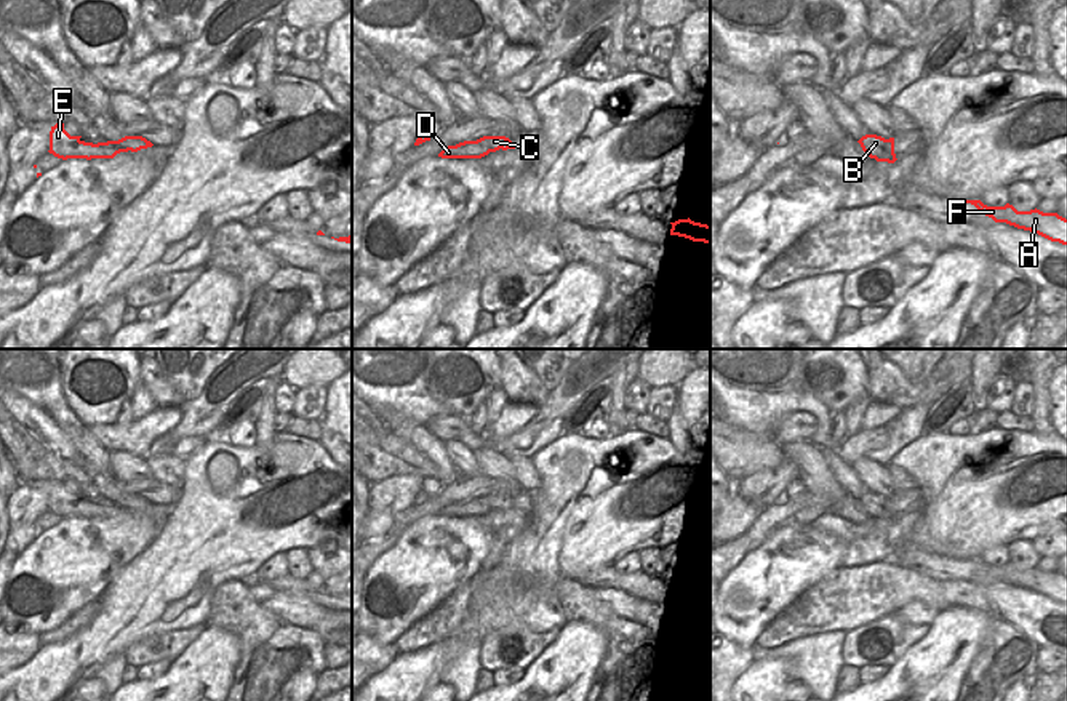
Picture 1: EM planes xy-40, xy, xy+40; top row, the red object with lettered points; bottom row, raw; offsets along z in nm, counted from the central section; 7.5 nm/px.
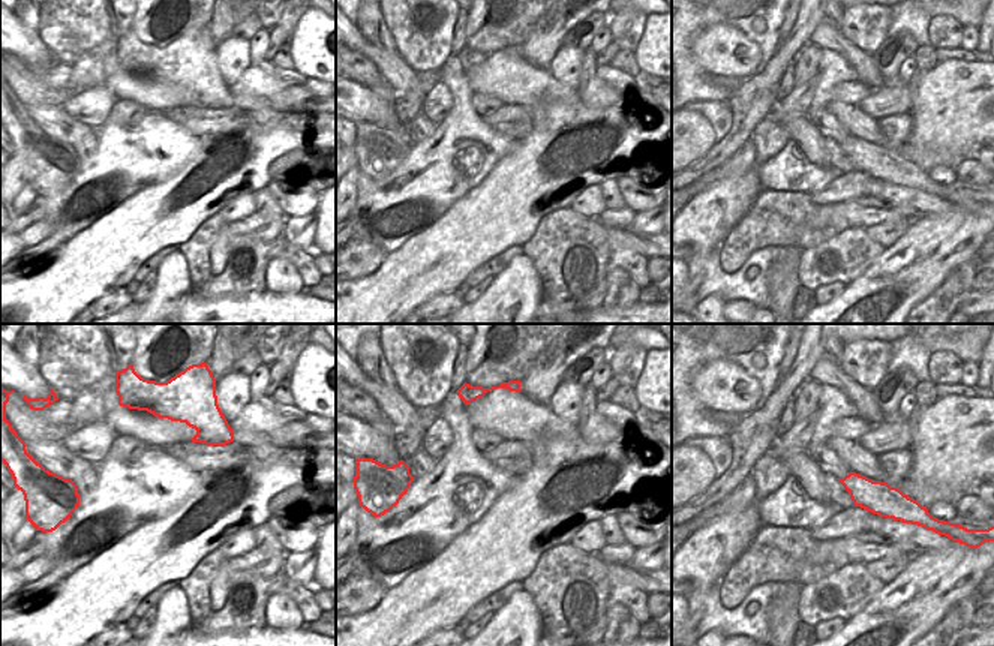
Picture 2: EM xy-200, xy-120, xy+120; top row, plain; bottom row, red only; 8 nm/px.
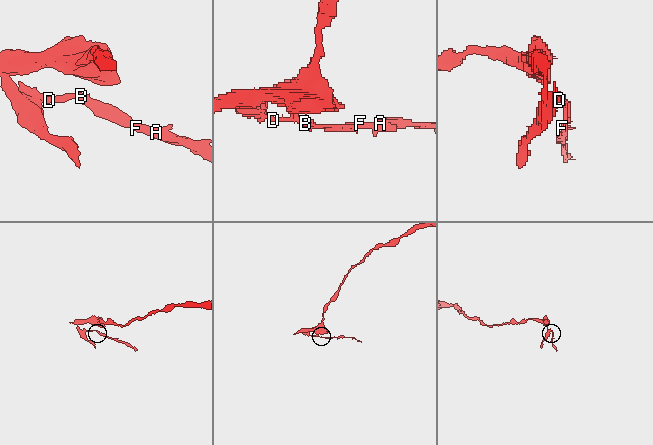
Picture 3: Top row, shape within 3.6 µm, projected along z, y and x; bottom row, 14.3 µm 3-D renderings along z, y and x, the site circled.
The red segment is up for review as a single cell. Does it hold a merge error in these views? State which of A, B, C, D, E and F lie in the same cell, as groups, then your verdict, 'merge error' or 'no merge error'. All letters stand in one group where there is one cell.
A B C F / D E | merge error

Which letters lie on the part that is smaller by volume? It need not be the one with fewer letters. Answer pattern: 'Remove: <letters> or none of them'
Remove: A, B, C, F

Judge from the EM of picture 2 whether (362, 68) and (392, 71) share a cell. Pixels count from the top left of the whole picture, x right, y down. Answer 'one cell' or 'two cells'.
two cells

